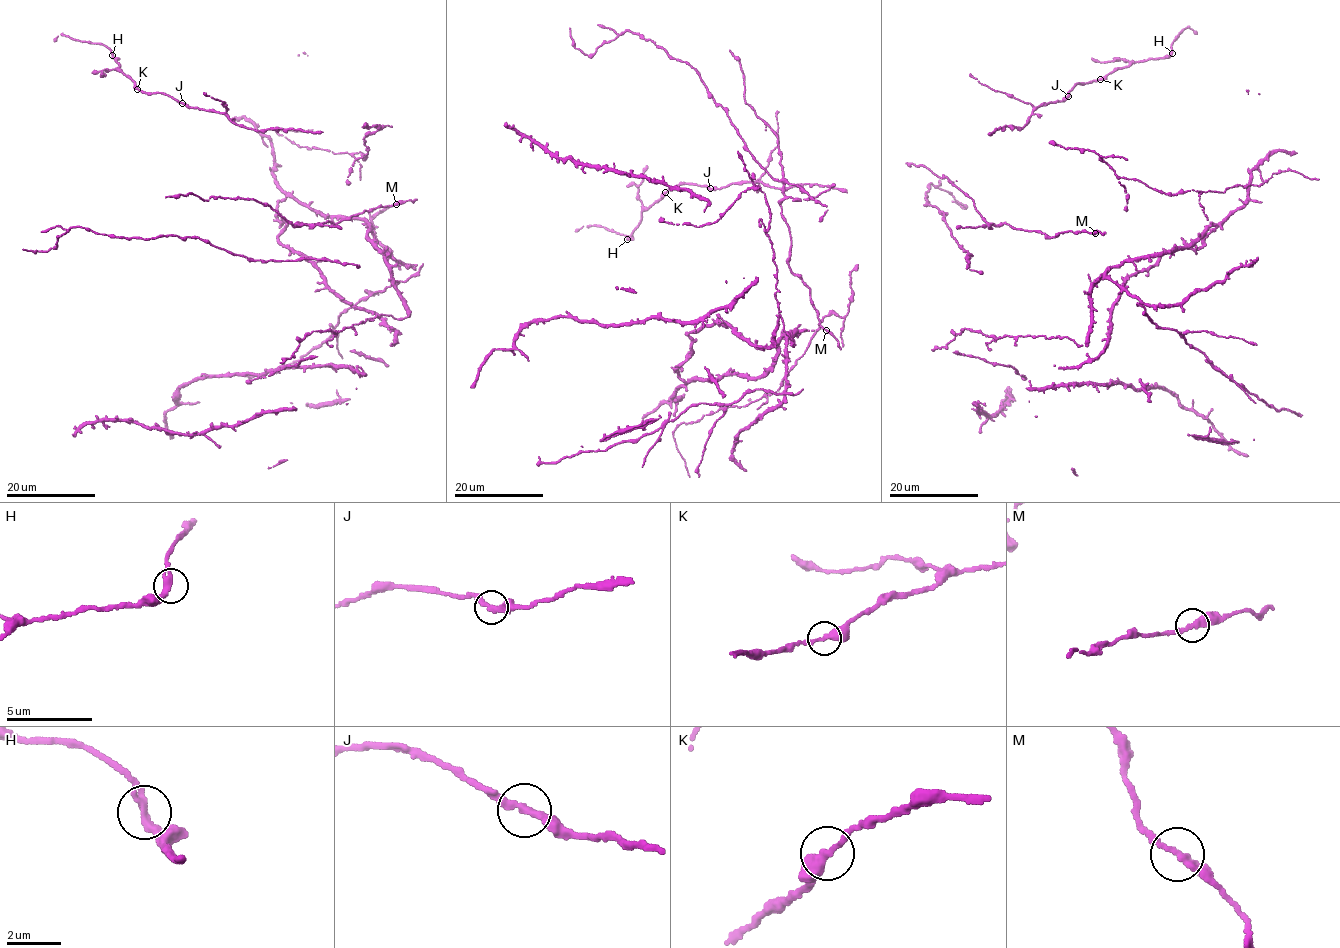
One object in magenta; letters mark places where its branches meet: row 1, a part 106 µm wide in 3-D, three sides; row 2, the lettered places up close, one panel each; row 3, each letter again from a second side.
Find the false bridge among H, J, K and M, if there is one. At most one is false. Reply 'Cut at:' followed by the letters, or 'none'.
Cut at: none

